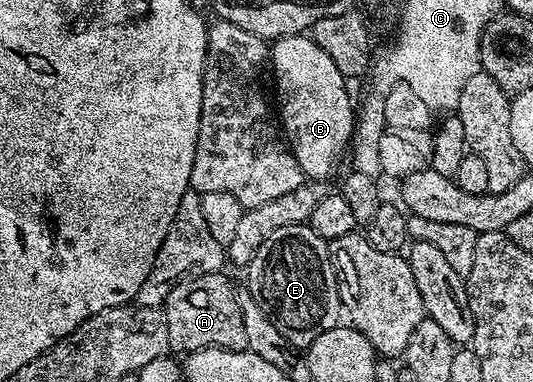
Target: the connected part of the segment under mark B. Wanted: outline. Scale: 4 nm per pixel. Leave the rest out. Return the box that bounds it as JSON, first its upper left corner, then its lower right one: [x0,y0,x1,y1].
[270,34,354,182]

